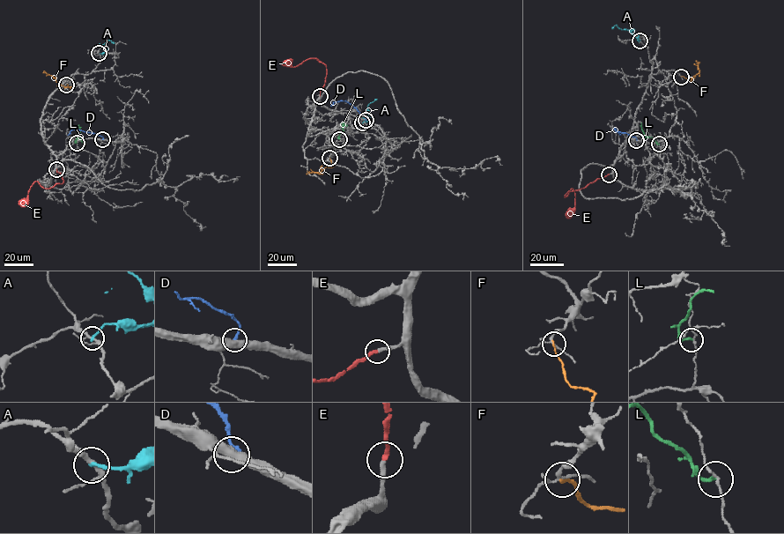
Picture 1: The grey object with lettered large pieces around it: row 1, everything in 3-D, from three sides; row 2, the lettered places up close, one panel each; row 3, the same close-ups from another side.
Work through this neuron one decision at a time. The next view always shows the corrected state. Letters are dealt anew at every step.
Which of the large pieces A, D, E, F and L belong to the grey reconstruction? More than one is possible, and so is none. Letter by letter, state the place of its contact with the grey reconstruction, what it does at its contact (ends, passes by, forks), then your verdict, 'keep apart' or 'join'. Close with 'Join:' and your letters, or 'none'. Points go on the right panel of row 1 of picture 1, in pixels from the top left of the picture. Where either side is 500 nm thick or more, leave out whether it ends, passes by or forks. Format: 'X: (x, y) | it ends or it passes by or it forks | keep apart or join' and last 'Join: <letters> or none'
A: (639, 40) | it ends | keep apart
D: (636, 140) | keep apart
E: (609, 174) | it ends | join
F: (681, 77) | it ends | keep apart
L: (659, 144) | it ends | keep apart
Join: E

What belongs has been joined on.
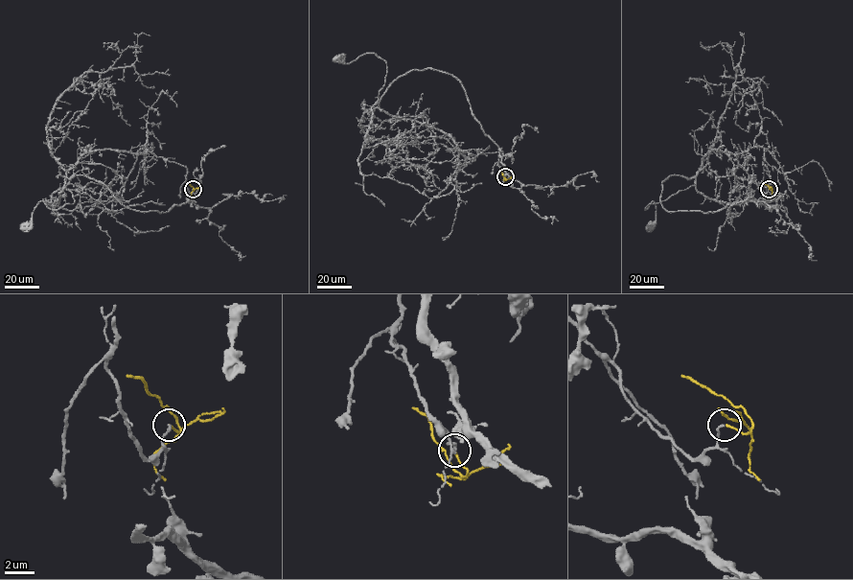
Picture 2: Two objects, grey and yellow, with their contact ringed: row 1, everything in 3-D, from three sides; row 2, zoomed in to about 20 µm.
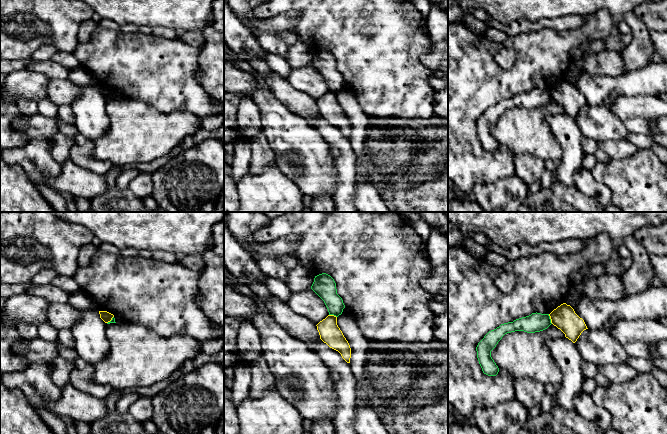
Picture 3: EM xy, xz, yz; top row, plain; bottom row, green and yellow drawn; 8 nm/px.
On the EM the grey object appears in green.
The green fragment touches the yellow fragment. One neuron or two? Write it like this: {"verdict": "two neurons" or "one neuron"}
{"verdict": "two neurons"}

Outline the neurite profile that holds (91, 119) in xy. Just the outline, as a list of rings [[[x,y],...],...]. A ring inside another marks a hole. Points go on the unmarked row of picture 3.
[[[98,85],[76,86],[80,95],[70,105],[78,132],[91,142],[102,137],[110,127],[110,119],[105,110],[107,99],[99,90]]]

